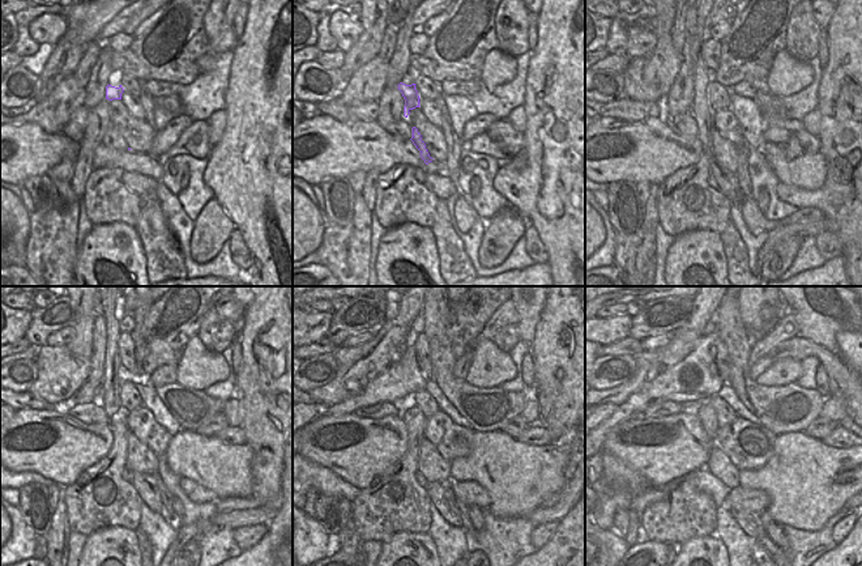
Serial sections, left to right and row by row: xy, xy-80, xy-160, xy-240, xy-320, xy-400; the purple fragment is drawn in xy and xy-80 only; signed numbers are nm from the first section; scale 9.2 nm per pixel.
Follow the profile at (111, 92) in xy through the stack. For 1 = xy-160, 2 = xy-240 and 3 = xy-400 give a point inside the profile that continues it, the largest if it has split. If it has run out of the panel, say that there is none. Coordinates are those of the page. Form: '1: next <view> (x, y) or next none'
1: next xy-160 (728, 183)
2: next xy-240 (114, 373)
3: next xy-400 (751, 523)

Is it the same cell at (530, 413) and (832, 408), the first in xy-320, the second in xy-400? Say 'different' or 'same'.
same

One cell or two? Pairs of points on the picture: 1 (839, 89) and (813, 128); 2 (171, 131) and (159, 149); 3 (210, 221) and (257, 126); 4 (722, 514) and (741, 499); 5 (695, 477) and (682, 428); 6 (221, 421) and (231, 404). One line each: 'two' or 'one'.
1: two
2: one
3: two
4: two
5: two
6: two

